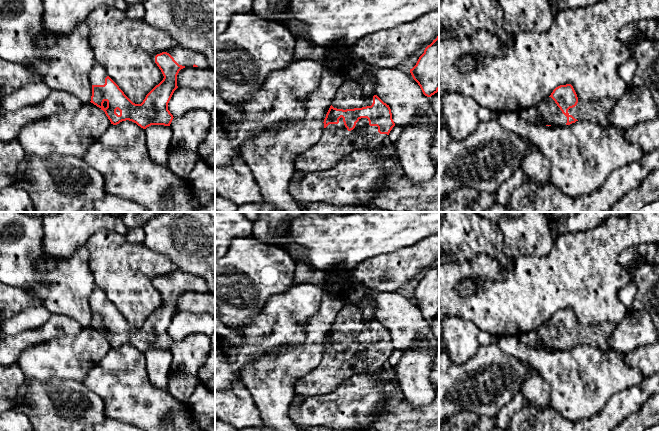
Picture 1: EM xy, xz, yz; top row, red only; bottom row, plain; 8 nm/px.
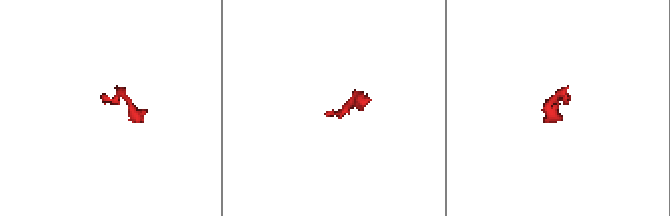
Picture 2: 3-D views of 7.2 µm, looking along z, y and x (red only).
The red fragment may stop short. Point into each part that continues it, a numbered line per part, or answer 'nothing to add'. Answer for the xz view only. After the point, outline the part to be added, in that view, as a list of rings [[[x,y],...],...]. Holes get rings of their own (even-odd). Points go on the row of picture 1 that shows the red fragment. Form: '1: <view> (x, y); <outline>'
1: xz (349, 95); [[[346,79],[338,88],[332,106],[337,109],[354,109],[371,106],[373,96],[363,96],[361,86],[351,79]]]
2: xz (335, 143); [[[341,117],[338,124],[324,128],[316,144],[296,157],[295,169],[304,173],[324,171],[351,152],[378,147],[387,140],[388,135],[380,134],[377,126],[370,126],[367,118],[359,119],[349,134]]]

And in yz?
1: yz (597, 111); [[[602,98],[593,102],[578,100],[577,105],[570,108],[568,113],[577,120],[597,123],[601,127],[606,127],[610,124],[608,115],[614,104],[615,101],[609,98]]]
2: yz (549, 113); [[[547,97],[540,101],[536,106],[539,122],[537,125],[564,126],[567,123],[567,117],[562,113],[555,101]]]

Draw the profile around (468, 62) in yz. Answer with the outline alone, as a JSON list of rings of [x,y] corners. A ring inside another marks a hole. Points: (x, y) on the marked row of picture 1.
[[[466,54],[457,60],[456,66],[460,71],[471,71],[479,66],[479,62],[473,55]]]

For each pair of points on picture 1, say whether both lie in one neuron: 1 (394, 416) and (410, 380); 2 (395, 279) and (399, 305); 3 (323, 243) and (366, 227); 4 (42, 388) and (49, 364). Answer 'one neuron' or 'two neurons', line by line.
1: two neurons
2: two neurons
3: one neuron
4: two neurons

